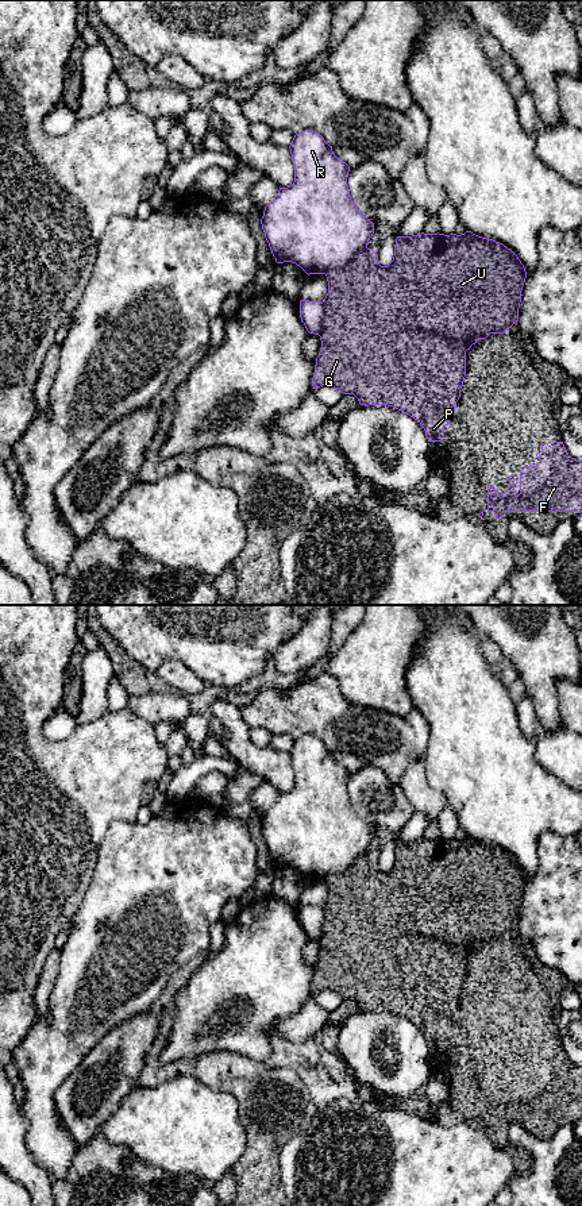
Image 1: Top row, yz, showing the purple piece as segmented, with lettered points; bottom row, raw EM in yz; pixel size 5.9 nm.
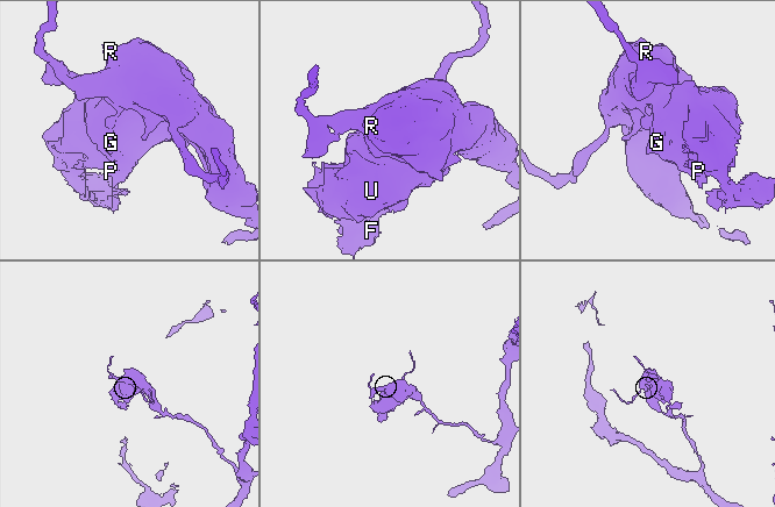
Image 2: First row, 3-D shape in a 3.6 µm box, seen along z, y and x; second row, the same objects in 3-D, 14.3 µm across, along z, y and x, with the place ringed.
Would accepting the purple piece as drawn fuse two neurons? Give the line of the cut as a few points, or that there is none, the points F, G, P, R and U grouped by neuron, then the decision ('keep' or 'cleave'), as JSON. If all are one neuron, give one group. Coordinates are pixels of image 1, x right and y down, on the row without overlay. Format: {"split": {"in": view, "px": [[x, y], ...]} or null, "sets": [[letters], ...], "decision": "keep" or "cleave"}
{"split": {"in": "yz", "px": [[366, 852], [351, 866], [324, 878]]}, "sets": [["F", "G", "P", "U"], ["R"]], "decision": "cleave"}

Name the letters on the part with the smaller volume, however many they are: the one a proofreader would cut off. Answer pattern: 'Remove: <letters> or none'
Remove: F, G, P, U

